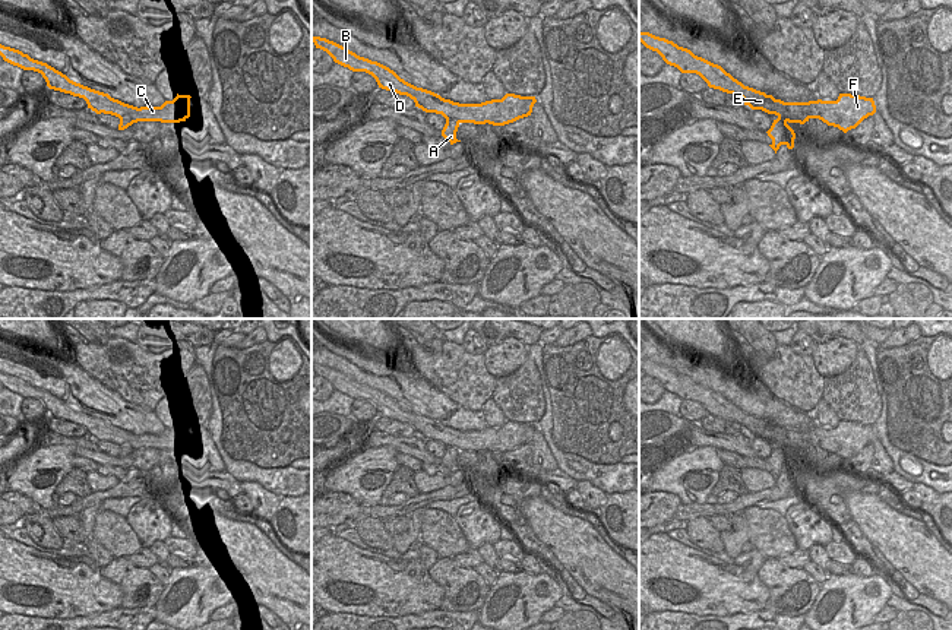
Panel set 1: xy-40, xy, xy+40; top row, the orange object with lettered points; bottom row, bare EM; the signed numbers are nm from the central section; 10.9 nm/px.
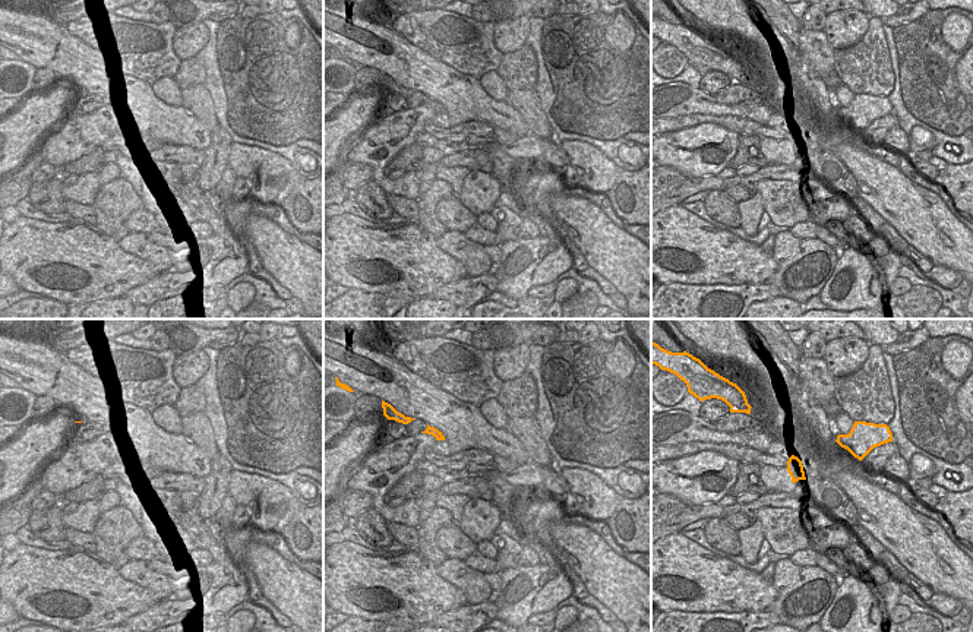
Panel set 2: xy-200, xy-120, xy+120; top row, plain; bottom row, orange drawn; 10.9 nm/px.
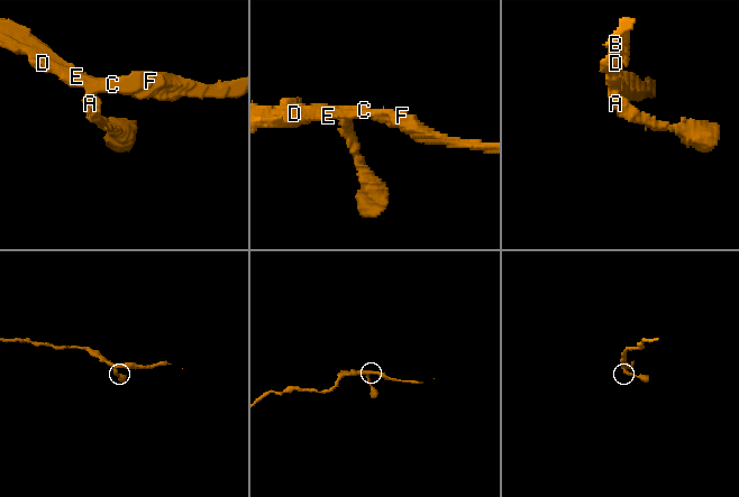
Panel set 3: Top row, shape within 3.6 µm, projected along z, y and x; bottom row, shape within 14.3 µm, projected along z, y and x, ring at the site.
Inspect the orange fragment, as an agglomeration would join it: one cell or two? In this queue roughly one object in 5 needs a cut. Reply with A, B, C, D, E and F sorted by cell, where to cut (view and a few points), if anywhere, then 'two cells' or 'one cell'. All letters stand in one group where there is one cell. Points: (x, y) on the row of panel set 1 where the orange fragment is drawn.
A B C D E F | no cut | one cell

